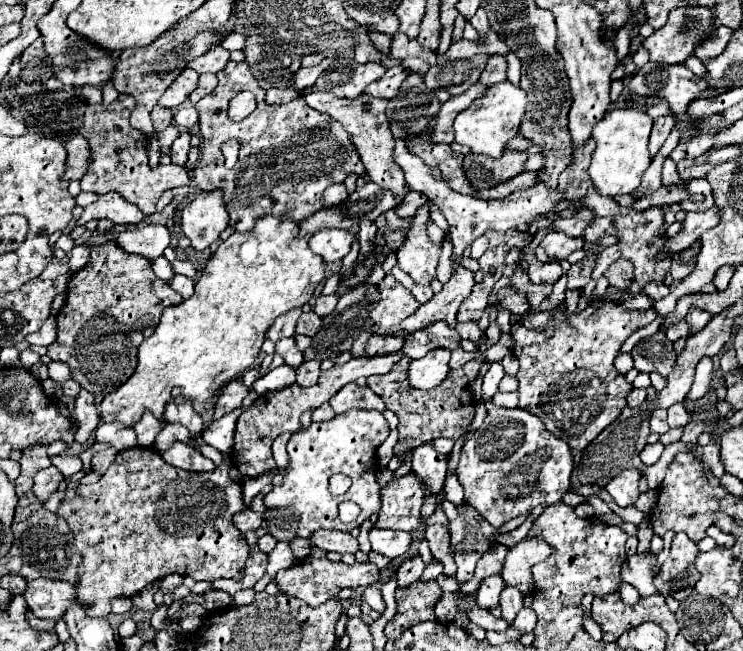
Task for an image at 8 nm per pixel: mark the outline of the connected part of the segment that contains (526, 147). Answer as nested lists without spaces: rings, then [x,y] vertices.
[[[514,136],[510,142],[508,142],[508,146],[506,146],[508,150],[524,150],[524,152],[532,152],[532,150],[536,150],[534,148],[534,144],[530,144],[530,140],[526,140],[524,136]]]

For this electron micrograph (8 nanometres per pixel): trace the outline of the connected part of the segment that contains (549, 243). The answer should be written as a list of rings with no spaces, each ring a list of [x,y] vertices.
[[[550,232],[544,240],[542,240],[542,248],[546,248],[546,254],[558,260],[568,258],[572,252],[576,250],[586,250],[592,244],[588,244],[586,240],[582,240],[582,236],[566,236],[562,232]]]

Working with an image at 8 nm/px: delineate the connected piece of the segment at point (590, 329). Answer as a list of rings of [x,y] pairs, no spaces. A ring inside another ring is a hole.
[[[608,300],[588,304],[584,312],[572,314],[568,322],[564,322],[564,304],[554,312],[552,320],[556,320],[558,326],[548,340],[544,332],[524,328],[516,322],[520,316],[512,316],[512,336],[516,340],[514,356],[520,362],[516,374],[520,382],[520,408],[536,414],[544,426],[570,448],[582,450],[626,408],[626,396],[630,394],[632,384],[616,372],[614,358],[626,338],[650,324],[658,314],[654,308],[628,310],[626,306]],[[562,376],[566,376],[566,382],[556,382]]]

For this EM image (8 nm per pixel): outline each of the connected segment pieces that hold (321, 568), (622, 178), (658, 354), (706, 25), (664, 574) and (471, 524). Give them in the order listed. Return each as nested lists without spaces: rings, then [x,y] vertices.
[[[306,558],[304,562],[296,562],[288,569],[280,570],[276,574],[278,588],[294,598],[304,600],[310,606],[320,606],[328,600],[336,600],[342,588],[358,588],[370,586],[380,580],[380,570],[376,564],[344,564],[344,562],[330,562],[328,558]]]
[[[612,110],[606,112],[606,116],[596,124],[592,130],[592,138],[596,140],[596,150],[592,154],[590,164],[590,178],[594,180],[596,188],[604,196],[618,196],[618,194],[630,194],[636,190],[642,182],[642,174],[652,162],[652,156],[648,152],[648,140],[654,120],[642,110]]]
[[[656,332],[654,336],[640,340],[630,354],[638,372],[658,372],[664,378],[672,372],[676,362],[672,342],[662,332]]]
[[[676,8],[664,28],[648,36],[642,46],[650,52],[652,62],[682,64],[712,30],[710,8]]]
[[[676,534],[672,542],[672,550],[664,566],[660,568],[654,584],[662,596],[674,596],[676,600],[686,600],[694,592],[694,584],[698,582],[698,570],[694,560],[698,556],[698,546],[686,534]]]
[[[462,502],[456,508],[458,508],[458,518],[448,520],[450,548],[452,548],[454,562],[458,566],[456,580],[466,582],[466,580],[472,578],[476,562],[490,548],[490,542],[482,534],[480,524],[478,524],[476,514],[472,512],[472,508],[466,502]]]

